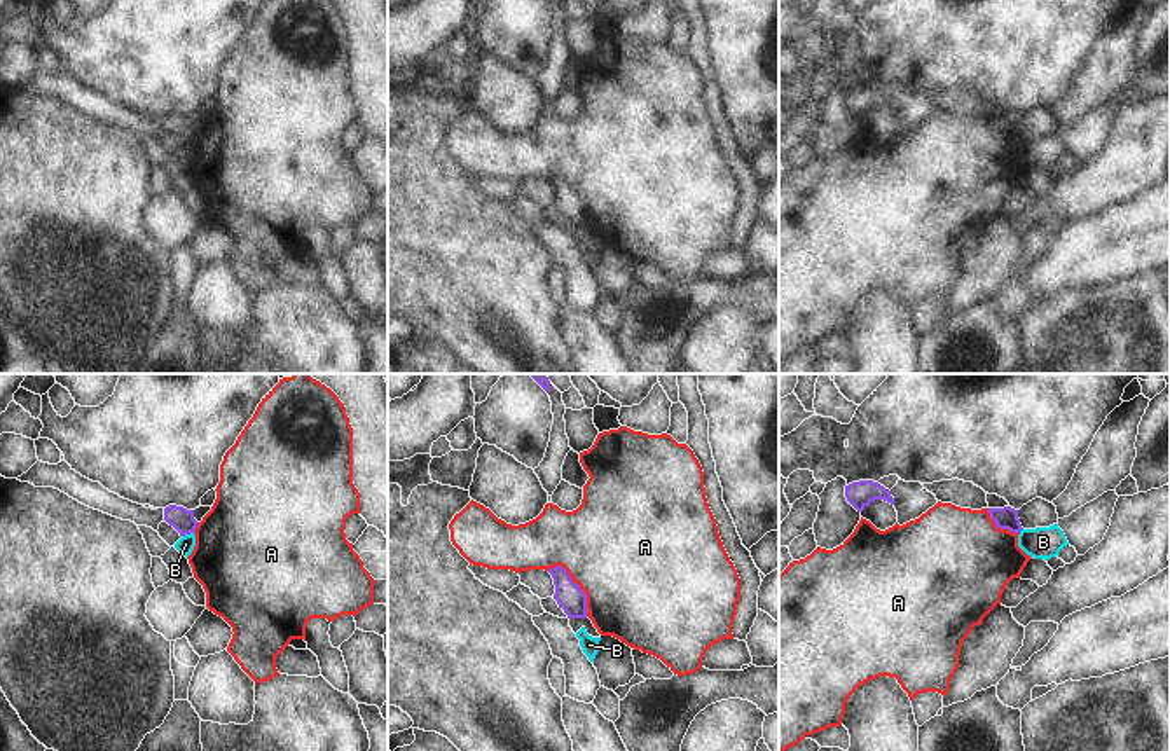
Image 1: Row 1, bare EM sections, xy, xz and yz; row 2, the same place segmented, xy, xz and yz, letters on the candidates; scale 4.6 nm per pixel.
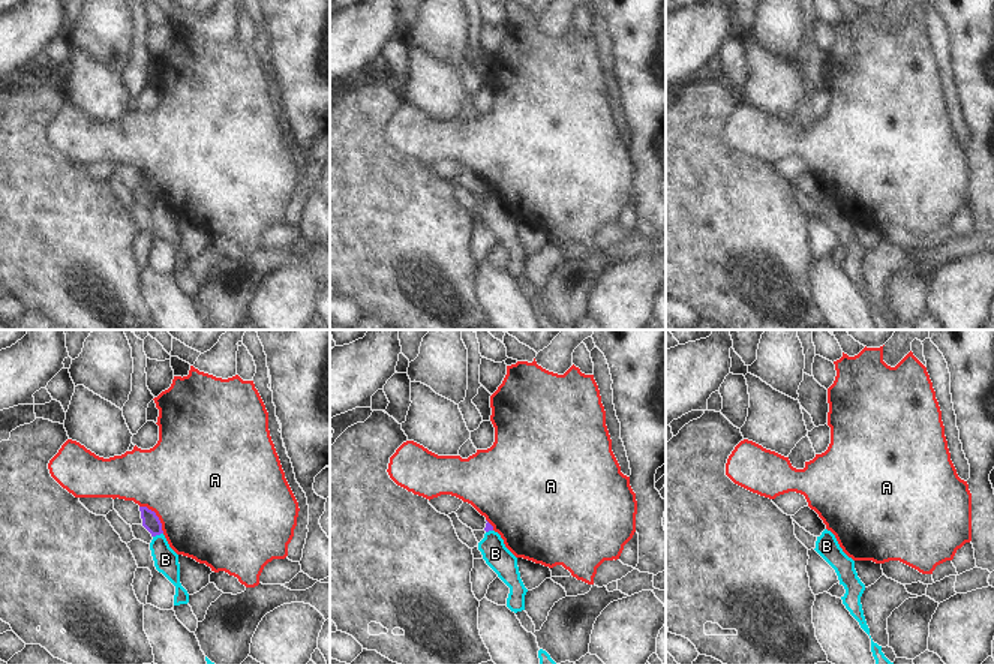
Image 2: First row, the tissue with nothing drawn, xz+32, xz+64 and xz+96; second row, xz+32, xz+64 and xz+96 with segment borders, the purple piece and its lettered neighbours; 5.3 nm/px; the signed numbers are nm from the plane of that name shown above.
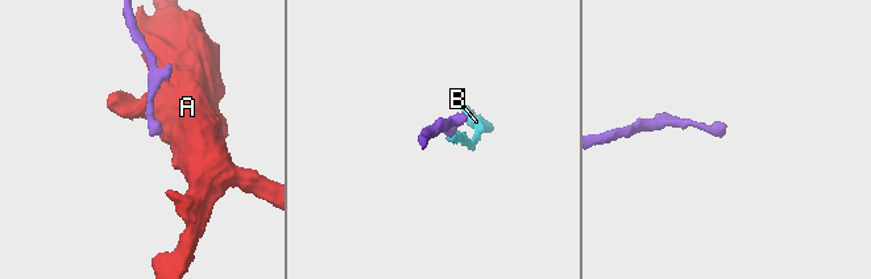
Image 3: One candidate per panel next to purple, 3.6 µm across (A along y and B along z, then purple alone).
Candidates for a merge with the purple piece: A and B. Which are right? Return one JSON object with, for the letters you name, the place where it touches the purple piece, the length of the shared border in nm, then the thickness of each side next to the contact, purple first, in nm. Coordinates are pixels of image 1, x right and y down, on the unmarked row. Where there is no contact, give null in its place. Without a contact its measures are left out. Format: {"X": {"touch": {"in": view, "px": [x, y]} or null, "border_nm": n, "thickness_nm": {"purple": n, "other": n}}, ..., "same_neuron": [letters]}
{"same_neuron": []}

